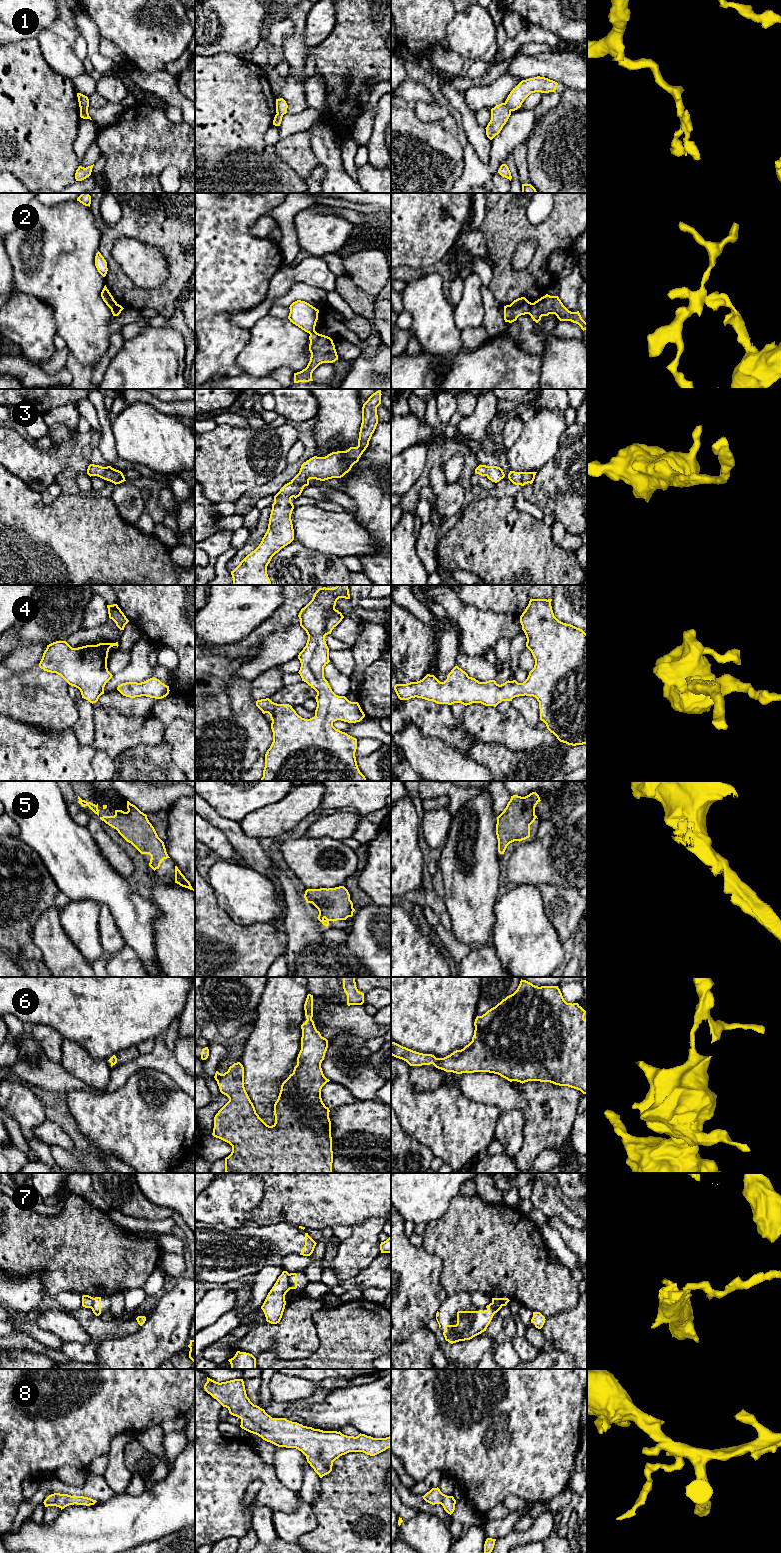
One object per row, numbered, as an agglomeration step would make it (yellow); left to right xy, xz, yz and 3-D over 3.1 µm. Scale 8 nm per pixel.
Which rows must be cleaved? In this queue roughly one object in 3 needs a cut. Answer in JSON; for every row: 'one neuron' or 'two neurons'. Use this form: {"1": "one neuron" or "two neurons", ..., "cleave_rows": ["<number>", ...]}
{"1": "two neurons", "2": "two neurons", "3": "one neuron", "4": "one neuron", "5": "one neuron", "6": "one neuron", "7": "two neurons", "8": "one neuron", "cleave_rows": ["1", "2", "7"]}

